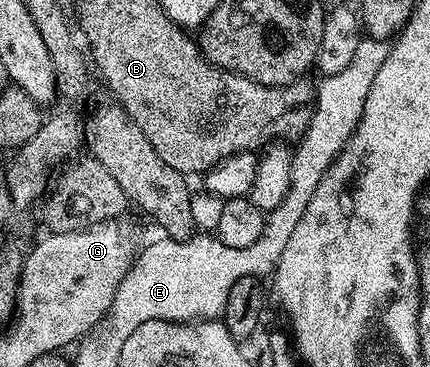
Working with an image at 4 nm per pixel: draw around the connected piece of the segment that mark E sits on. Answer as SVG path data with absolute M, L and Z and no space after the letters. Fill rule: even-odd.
M348 66L335 76L318 81L315 86L315 105L313 116L309 121L309 127L301 135L296 143L296 150L292 153L293 164L287 196L274 210L268 211L265 219L265 227L259 237L248 244L230 244L217 236L194 236L191 238L171 238L161 236L158 242L153 242L145 251L138 253L133 259L133 266L126 273L125 279L119 284L119 288L113 297L113 303L109 306L109 312L104 318L109 322L109 334L113 334L113 318L133 318L135 325L155 318L168 318L171 322L191 322L197 319L212 319L220 315L227 304L227 292L231 292L231 284L243 276L269 276L277 269L277 261L287 248L287 240L291 240L291 232L295 232L296 225L303 218L303 212L307 212L307 204L311 204L311 196L315 196L315 188L319 180L327 172L327 168L336 160L342 148L349 143L353 129L361 118L365 107L365 101L369 93L365 86L369 83L369 74L377 74L369 70L369 66Z

